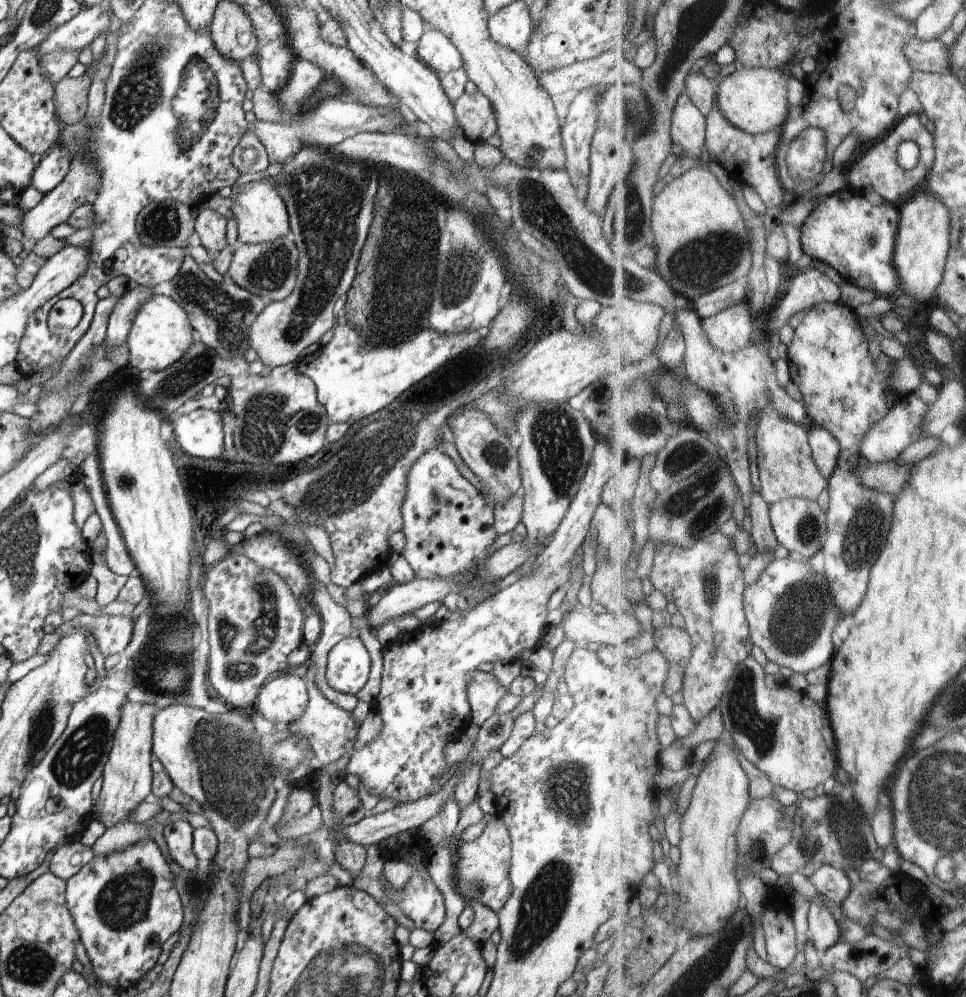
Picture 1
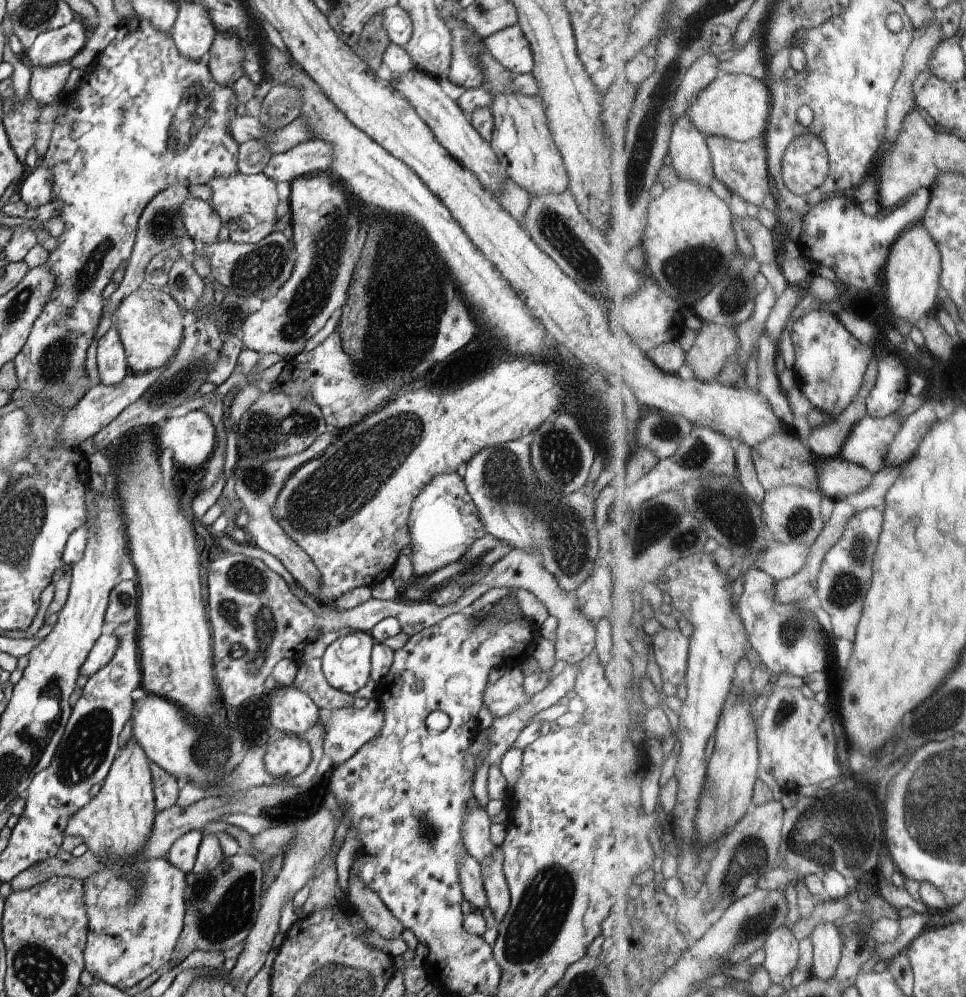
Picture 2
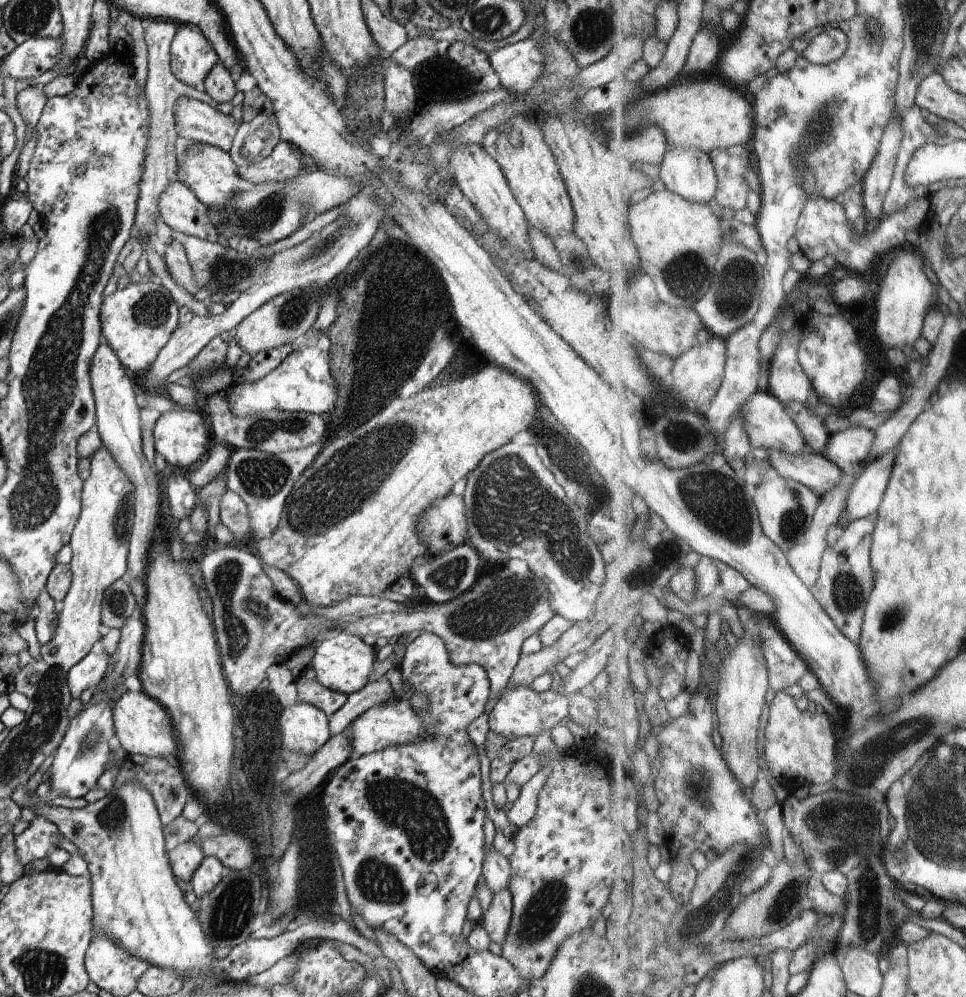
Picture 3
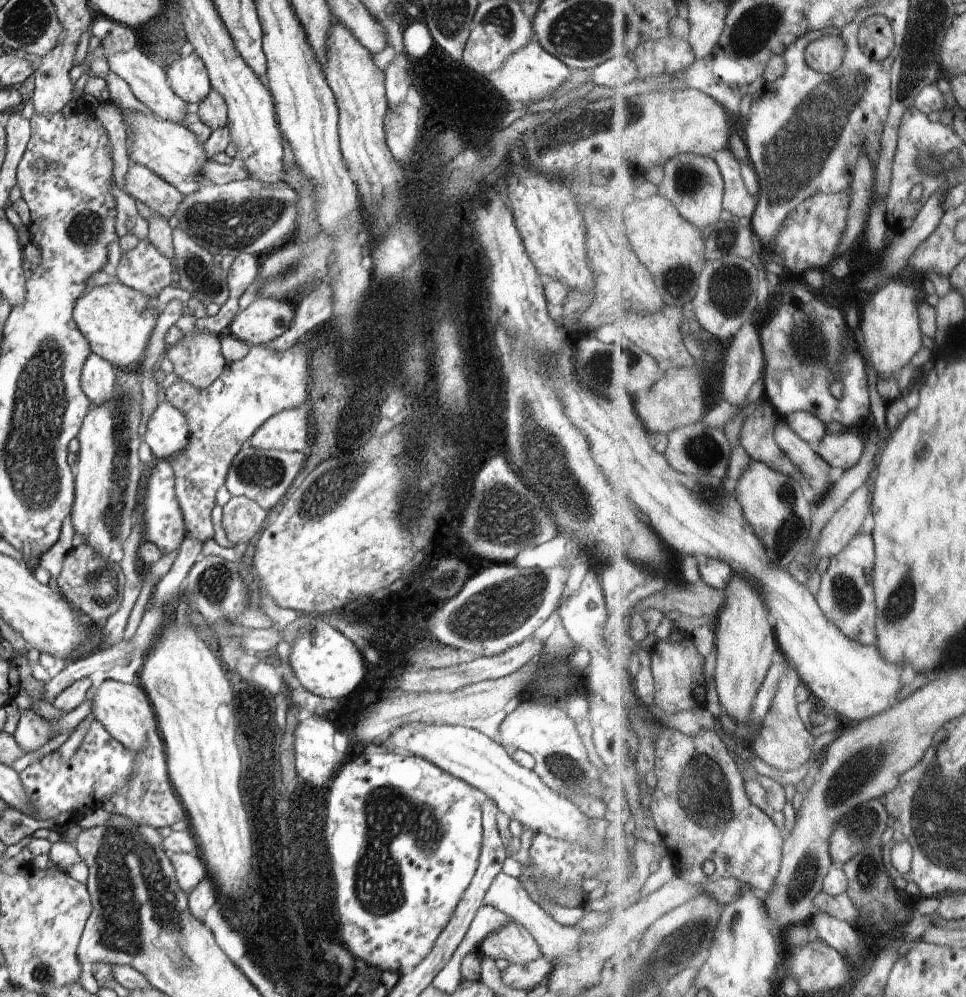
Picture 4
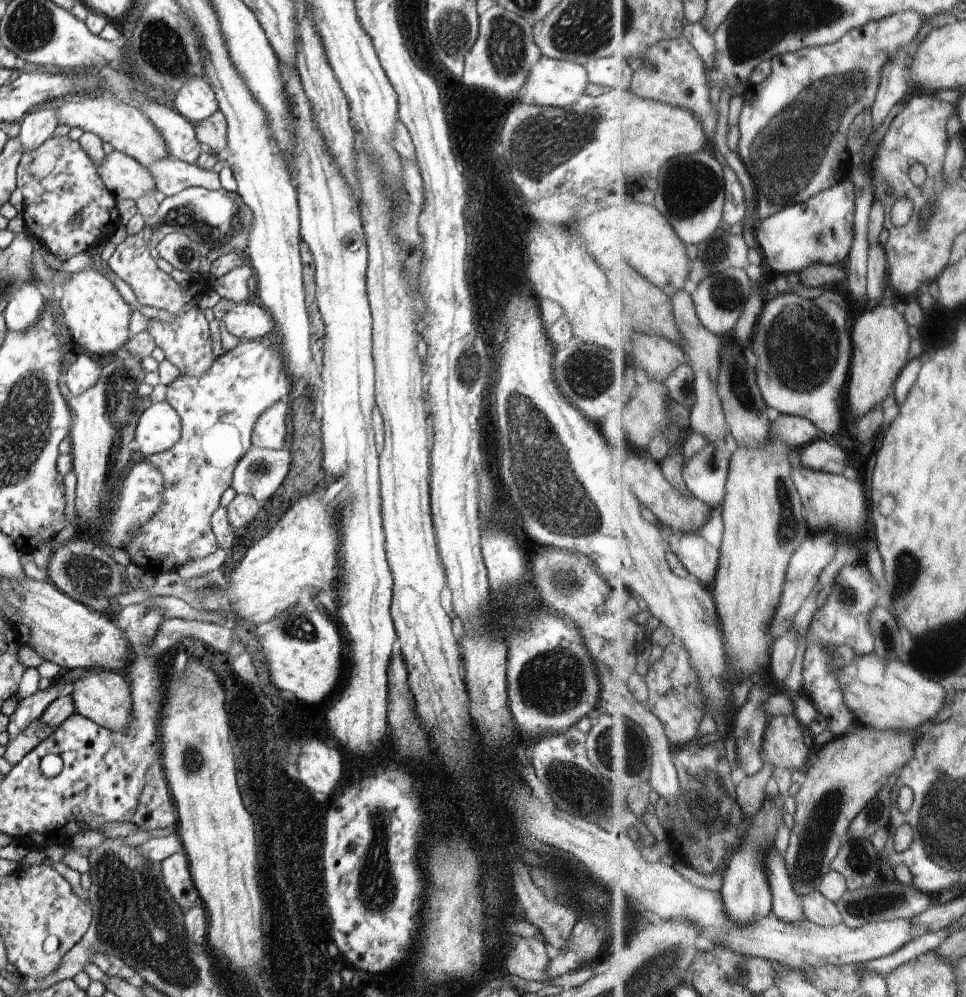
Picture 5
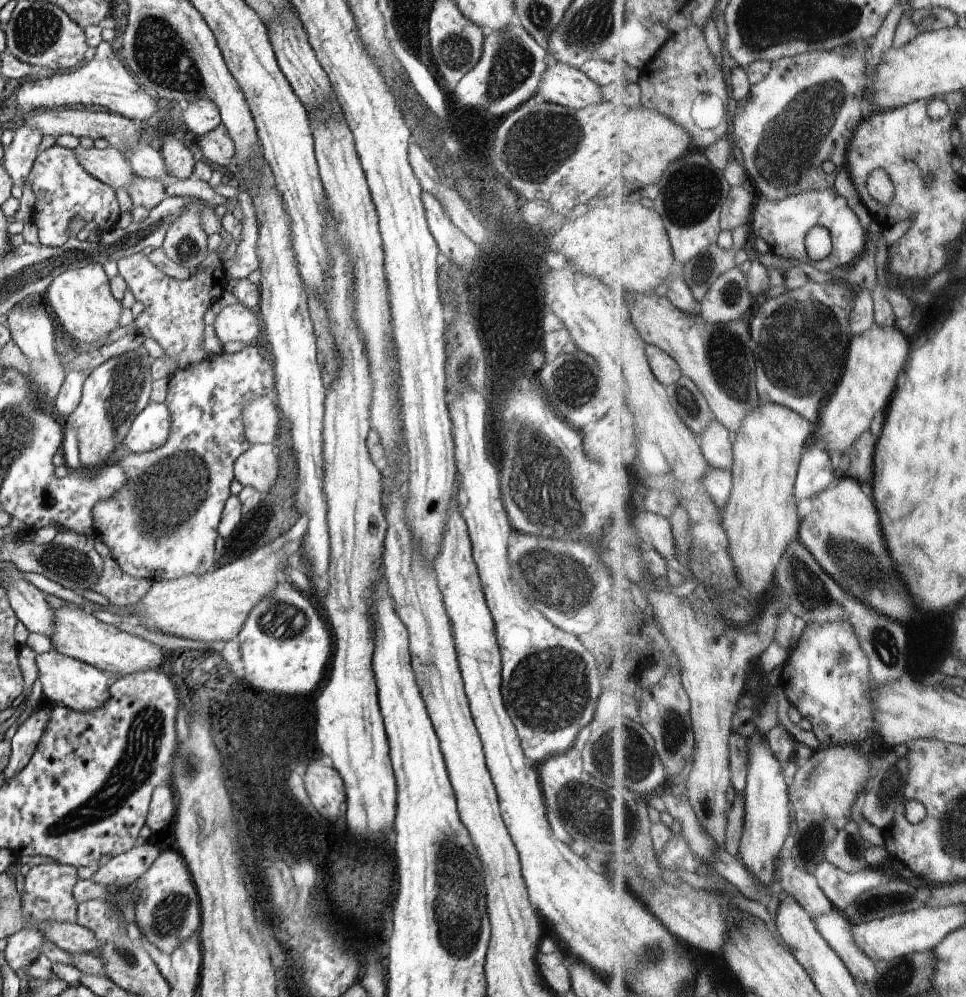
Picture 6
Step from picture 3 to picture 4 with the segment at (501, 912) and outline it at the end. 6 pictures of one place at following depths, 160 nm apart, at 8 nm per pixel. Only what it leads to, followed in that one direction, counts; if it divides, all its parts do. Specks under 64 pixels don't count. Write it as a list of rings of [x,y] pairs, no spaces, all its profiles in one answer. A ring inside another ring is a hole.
[[[515,918],[484,937],[478,950],[494,960],[504,958],[510,963],[527,963],[541,958],[540,947],[531,932]]]

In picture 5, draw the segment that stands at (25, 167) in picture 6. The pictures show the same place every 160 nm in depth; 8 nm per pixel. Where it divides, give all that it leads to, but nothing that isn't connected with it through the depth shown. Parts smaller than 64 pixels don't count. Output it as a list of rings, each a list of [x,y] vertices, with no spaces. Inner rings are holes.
[[[44,101],[40,106],[28,111],[21,122],[21,131],[19,138],[24,151],[31,151],[38,148],[56,128],[57,108],[54,108],[52,101]]]

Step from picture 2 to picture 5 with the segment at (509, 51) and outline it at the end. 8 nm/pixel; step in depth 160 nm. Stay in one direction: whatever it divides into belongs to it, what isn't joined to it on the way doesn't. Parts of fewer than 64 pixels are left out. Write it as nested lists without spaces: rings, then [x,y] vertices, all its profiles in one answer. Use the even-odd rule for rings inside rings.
[[[542,55],[530,67],[524,84],[520,87],[515,102],[527,102],[530,105],[545,107],[563,107],[576,103],[585,94],[586,85],[590,83],[583,65],[570,61],[551,59]]]

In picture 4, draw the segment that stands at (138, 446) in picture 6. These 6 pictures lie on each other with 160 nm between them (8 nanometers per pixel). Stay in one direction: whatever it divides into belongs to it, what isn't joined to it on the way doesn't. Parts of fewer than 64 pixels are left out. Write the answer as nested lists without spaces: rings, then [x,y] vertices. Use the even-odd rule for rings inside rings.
[[[166,401],[158,403],[143,433],[141,442],[149,446],[155,457],[166,460],[182,452],[190,437],[186,418]]]

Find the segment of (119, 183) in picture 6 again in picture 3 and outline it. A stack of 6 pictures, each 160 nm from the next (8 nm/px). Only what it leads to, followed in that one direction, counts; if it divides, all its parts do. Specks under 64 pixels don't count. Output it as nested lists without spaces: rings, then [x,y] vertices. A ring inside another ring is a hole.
[[[180,180],[169,184],[159,198],[161,220],[172,230],[216,243],[218,230],[209,219],[207,208]]]

